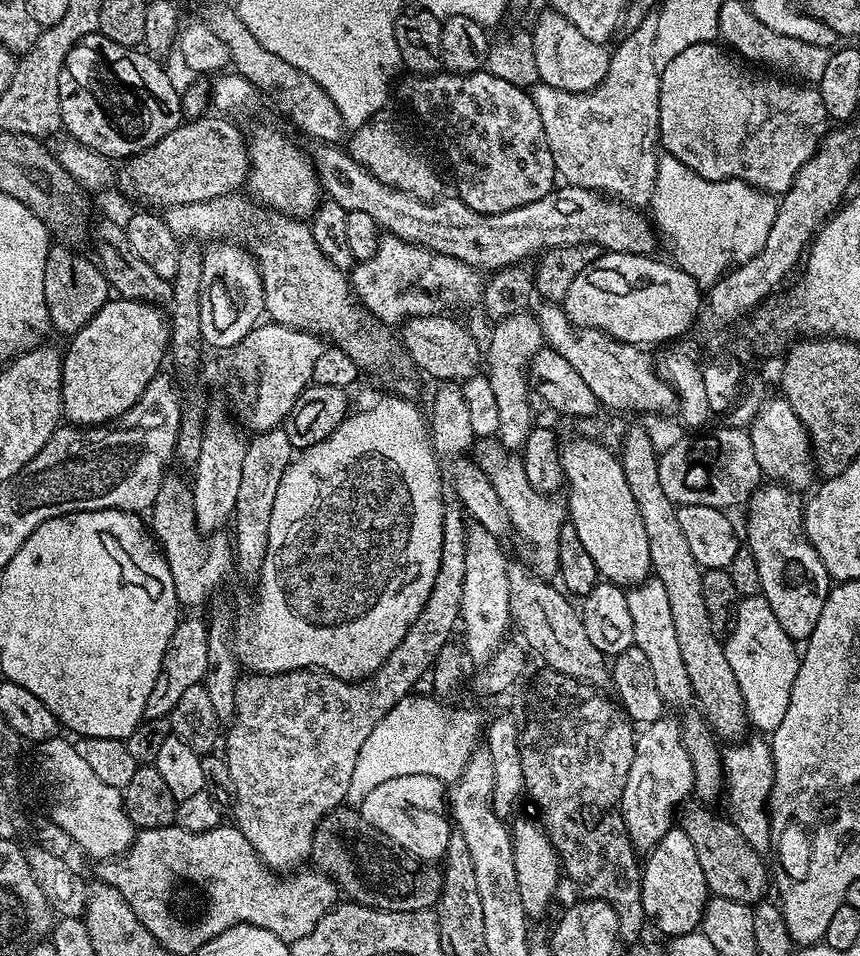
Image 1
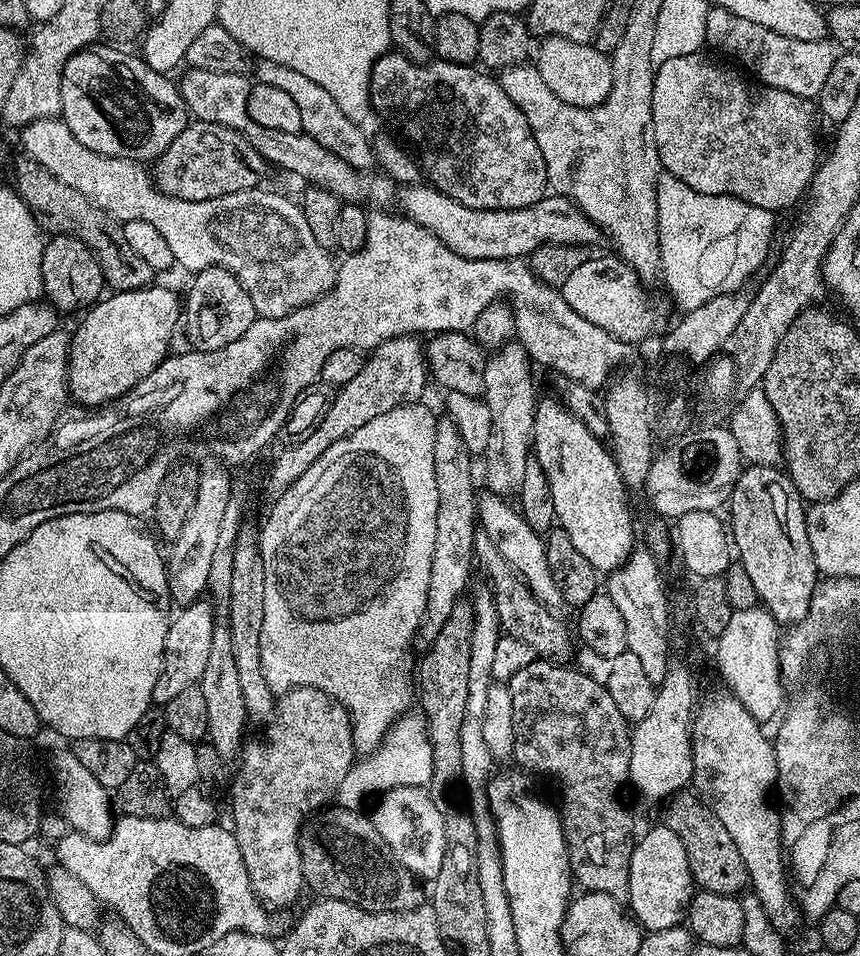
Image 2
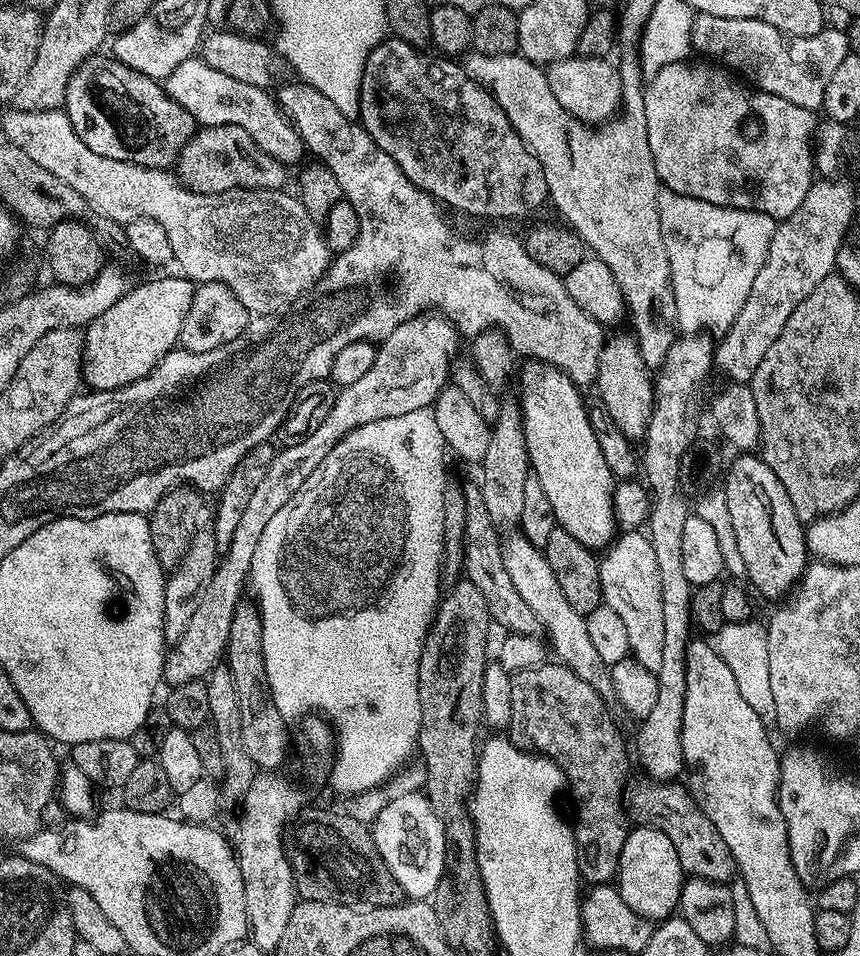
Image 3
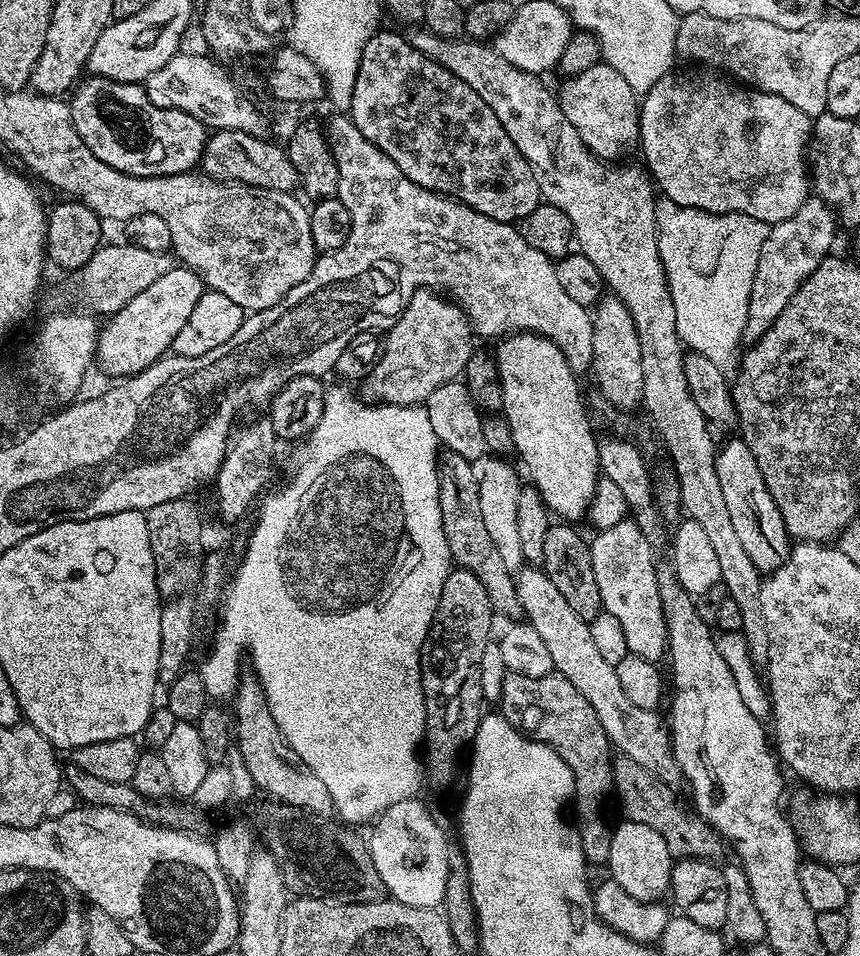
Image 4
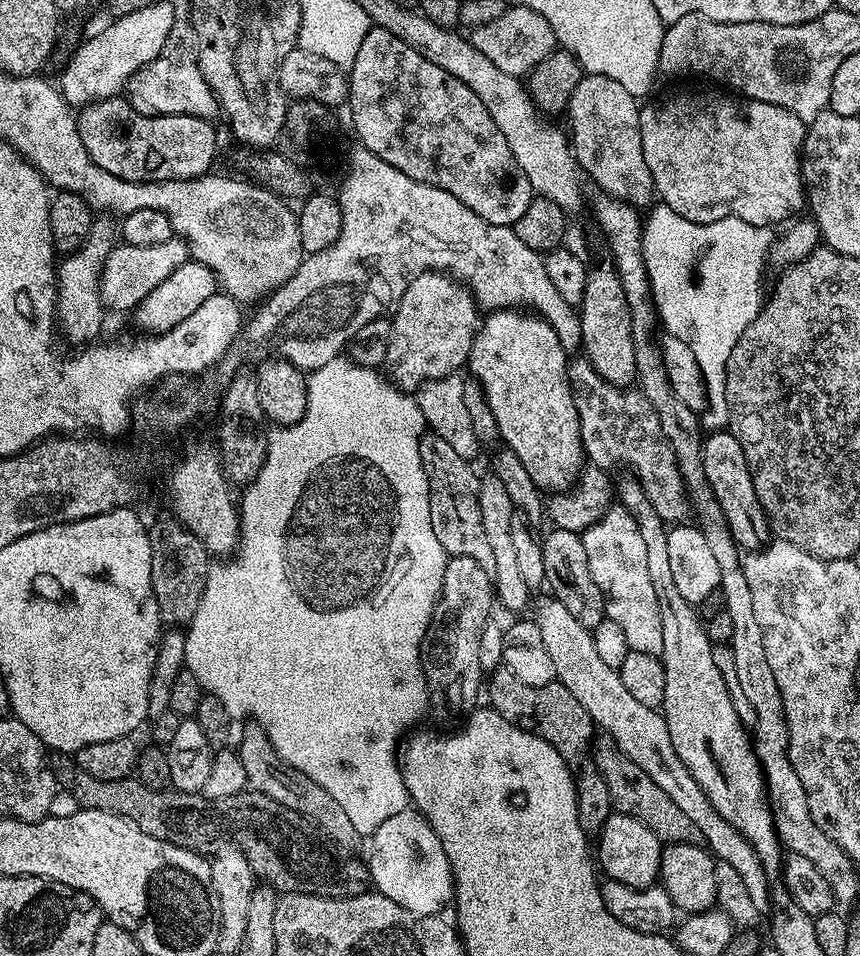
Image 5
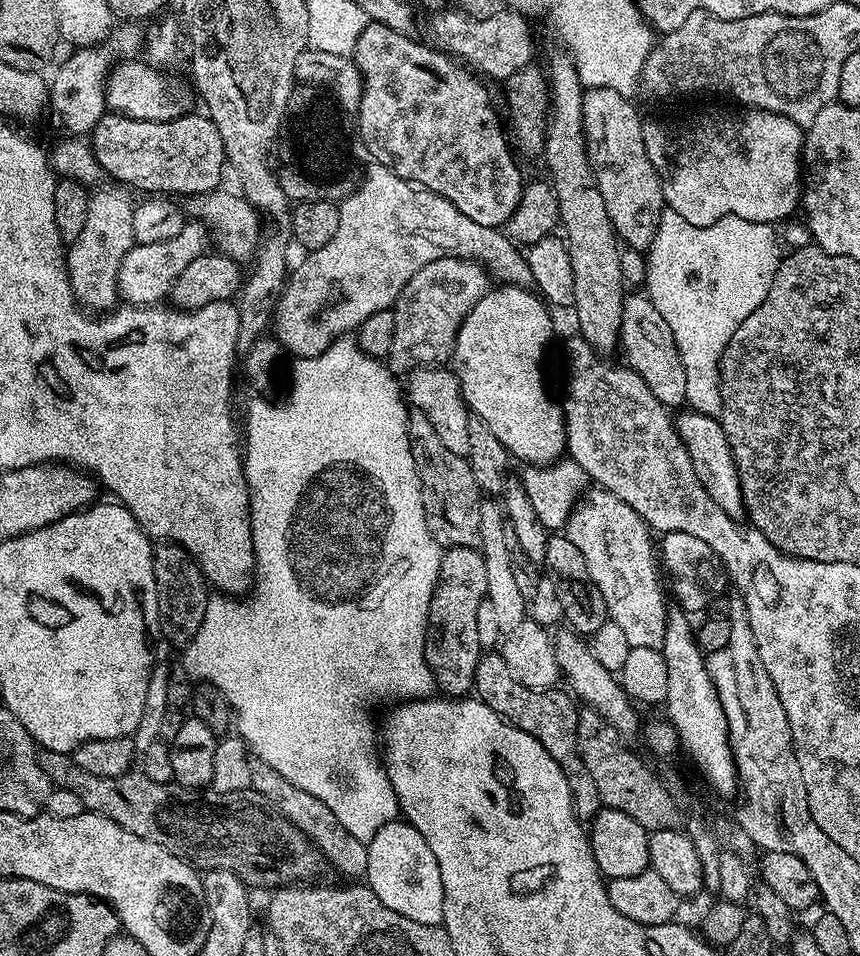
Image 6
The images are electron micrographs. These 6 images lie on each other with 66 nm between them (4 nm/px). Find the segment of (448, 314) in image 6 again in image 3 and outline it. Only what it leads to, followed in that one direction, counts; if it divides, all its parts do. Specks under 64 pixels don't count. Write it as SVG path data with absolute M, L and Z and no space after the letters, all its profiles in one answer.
M439 314L411 316L402 322L402 326L379 341L374 366L370 366L370 371L358 378L358 382L350 382L350 386L335 393L332 408L326 418L322 418L318 430L311 432L302 442L281 447L275 453L269 470L255 488L239 525L235 527L228 551L219 557L216 573L214 578L210 578L210 586L206 586L206 594L202 594L202 602L198 602L197 612L190 617L182 638L178 638L178 642L167 649L162 677L165 685L204 680L221 663L228 650L230 622L237 604L242 600L240 591L246 588L246 581L252 571L258 538L262 538L262 530L266 530L276 511L286 506L294 494L298 494L307 476L314 474L326 454L330 454L334 445L348 432L375 420L398 418L398 414L410 414L410 410L431 408L440 391L449 383L460 343L460 333L446 317Z

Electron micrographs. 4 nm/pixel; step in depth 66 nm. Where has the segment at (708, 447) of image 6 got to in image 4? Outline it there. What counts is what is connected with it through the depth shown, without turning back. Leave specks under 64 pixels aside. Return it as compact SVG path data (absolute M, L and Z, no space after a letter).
M743 438L735 439L721 443L716 453L718 486L722 486L726 511L746 550L746 558L754 562L761 574L775 572L788 560L790 537L770 490L766 490L766 482L758 470L758 464L754 462L754 454L750 454L750 446L746 446Z

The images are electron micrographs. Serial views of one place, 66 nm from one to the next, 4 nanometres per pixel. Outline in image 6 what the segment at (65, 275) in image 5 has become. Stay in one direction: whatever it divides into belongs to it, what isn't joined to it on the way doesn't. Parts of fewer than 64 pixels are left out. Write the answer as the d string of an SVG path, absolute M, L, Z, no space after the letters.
M100 186L88 197L86 223L66 248L68 277L79 307L102 314L117 307L116 275L122 258L136 243L134 238L133 201L128 201L121 189Z

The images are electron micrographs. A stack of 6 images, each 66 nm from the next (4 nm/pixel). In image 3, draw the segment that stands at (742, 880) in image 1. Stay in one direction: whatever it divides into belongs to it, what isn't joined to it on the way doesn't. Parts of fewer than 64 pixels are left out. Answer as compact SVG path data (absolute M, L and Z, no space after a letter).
M647 774L639 775L633 775L624 786L627 815L637 825L662 830L662 834L666 834L666 838L670 838L670 842L674 842L674 850L678 850L678 862L682 862L685 873L689 877L700 876L704 880L731 881L737 875L737 870L734 858L730 854L730 846L726 846L726 842L722 842L722 834L718 834L714 822L710 822L710 818L706 818L703 810L696 805L696 799L692 797L692 793L688 791L687 787L680 785L679 788L679 783L676 782L653 780Z

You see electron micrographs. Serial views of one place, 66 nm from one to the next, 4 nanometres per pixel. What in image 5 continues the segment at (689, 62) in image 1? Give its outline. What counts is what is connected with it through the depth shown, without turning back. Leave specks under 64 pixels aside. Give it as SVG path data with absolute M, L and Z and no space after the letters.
M680 92L677 96L672 96L669 100L664 100L660 105L644 104L640 109L640 133L642 134L642 154L646 158L646 166L650 166L652 175L652 187L655 195L674 214L682 214L690 222L699 224L709 224L718 222L727 216L742 218L742 222L750 222L759 228L772 228L785 222L791 221L799 208L803 209L806 204L806 193L804 190L804 178L800 175L800 161L804 150L804 133L806 131L805 121L800 120L790 110L782 110L782 106L774 106L770 102L758 102L741 98L736 94L723 96L720 92Z

